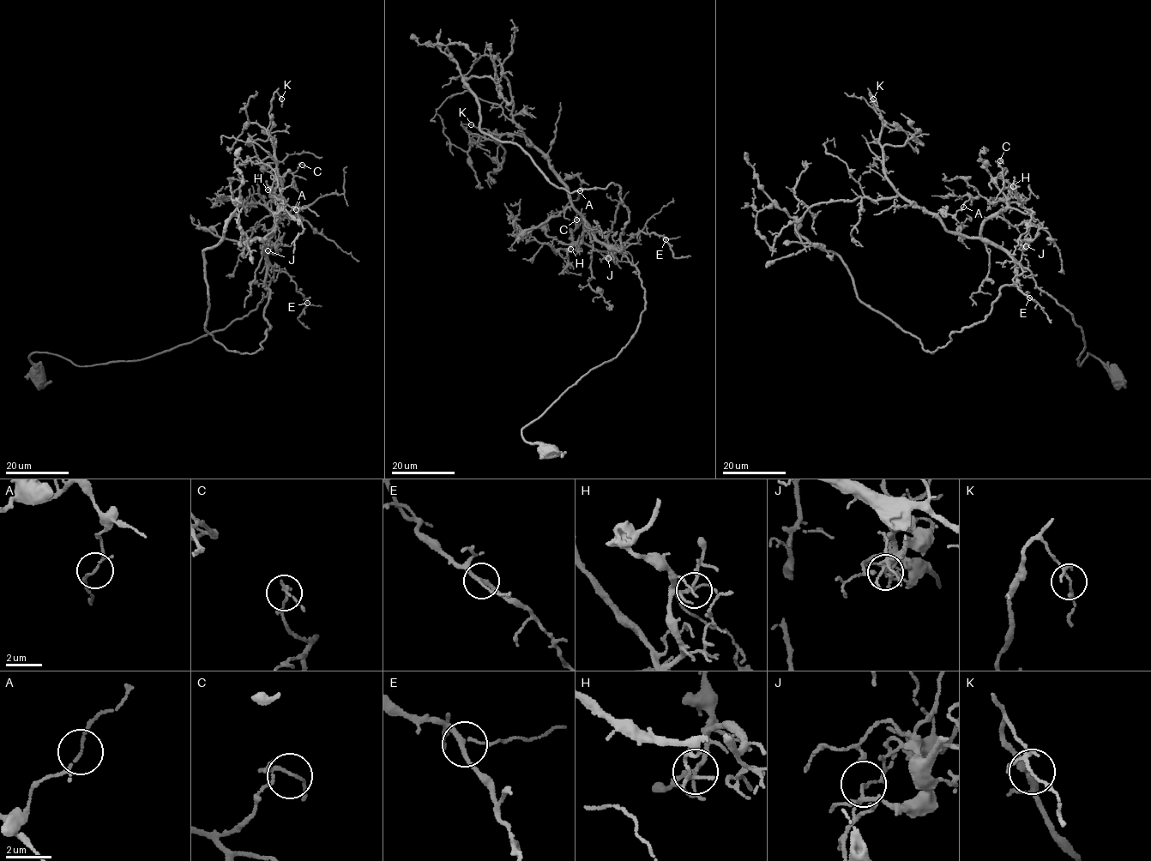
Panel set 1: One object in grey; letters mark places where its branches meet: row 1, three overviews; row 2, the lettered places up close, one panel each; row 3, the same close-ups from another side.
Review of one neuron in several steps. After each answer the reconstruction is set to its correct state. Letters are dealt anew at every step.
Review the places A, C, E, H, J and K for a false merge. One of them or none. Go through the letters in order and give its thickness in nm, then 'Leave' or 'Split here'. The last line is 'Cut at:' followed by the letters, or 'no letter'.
A: Thickness 80 nm. Leave
C: Thickness 90 nm. Leave
E: Thickness 180 nm. Leave
H: Thickness 110 nm. Leave
J: Thickness 80 nm. Split here
K: Thickness 110 nm. Leave
Cut at: J

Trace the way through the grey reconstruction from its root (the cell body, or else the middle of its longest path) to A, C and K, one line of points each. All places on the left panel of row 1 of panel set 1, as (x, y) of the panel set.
A: (38, 374), (35, 352), (80, 366), (138, 360), (248, 315), (274, 275), (266, 237), (296, 209)
C: (38, 374), (35, 352), (80, 366), (138, 360), (255, 310), (274, 275), (267, 205), (302, 165)
K: (38, 374), (35, 352), (80, 366), (138, 360), (256, 309), (283, 207), (267, 131), (281, 99)

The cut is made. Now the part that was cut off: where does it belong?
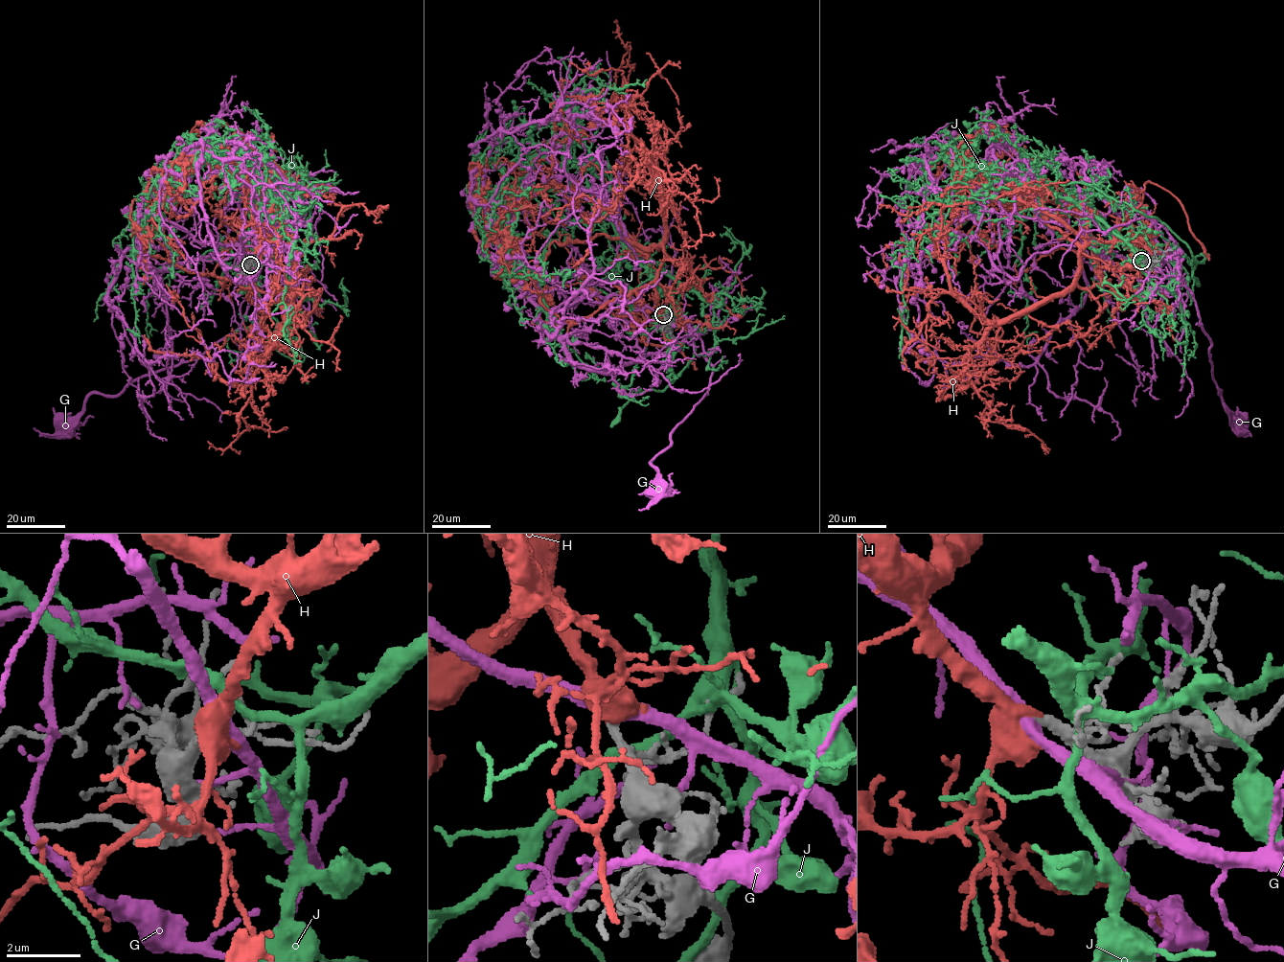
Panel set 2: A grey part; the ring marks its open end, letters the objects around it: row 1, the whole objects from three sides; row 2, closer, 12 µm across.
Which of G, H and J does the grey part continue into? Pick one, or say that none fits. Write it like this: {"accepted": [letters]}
{"accepted": ["H"]}

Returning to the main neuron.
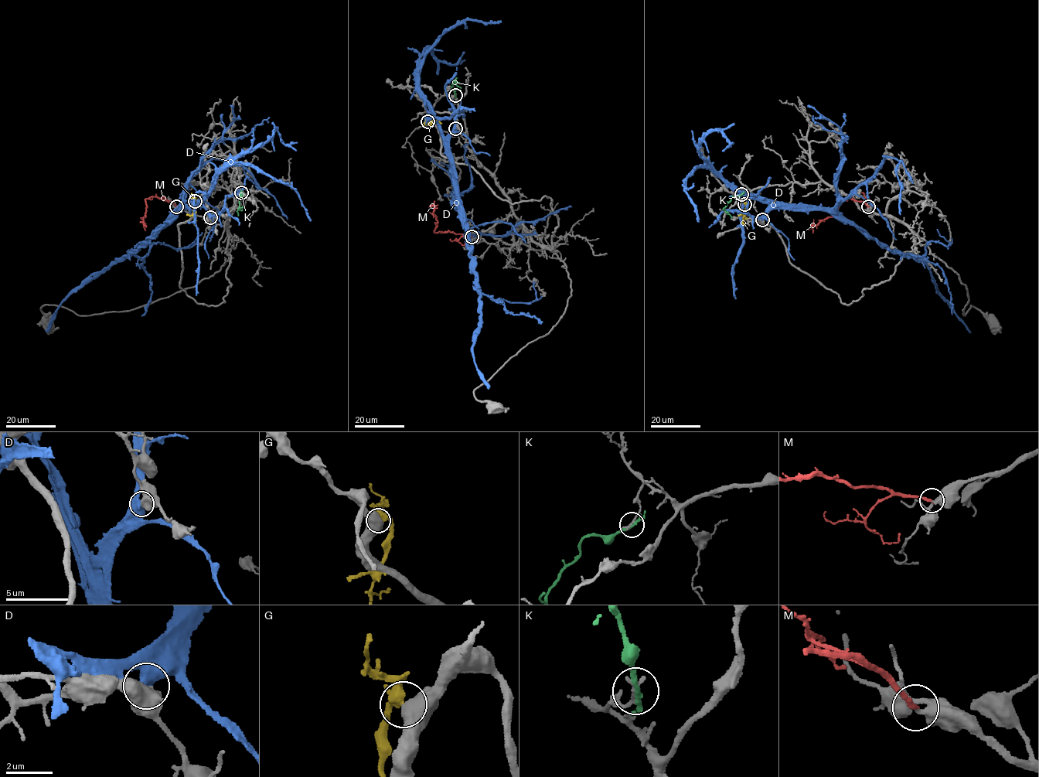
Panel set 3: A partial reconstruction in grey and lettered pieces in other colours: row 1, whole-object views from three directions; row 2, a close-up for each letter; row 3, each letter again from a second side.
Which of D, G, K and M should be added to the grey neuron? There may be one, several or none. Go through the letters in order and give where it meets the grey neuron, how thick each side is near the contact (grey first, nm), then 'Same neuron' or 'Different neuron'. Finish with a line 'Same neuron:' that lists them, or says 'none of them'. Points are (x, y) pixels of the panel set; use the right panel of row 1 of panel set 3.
D: Touches grey at (762, 219). Thickness 800 nm (grey) against 600 nm. Different neuron
G: Touches grey at (744, 204). Thickness 700 nm (grey) against 320 nm. Different neuron
K: Touches grey at (741, 194). Thickness 180 nm (grey) against 200 nm. Different neuron
M: Touches grey at (868, 206). Thickness 240 nm (grey) against 200 nm. Same neuron
Same neuron: M

